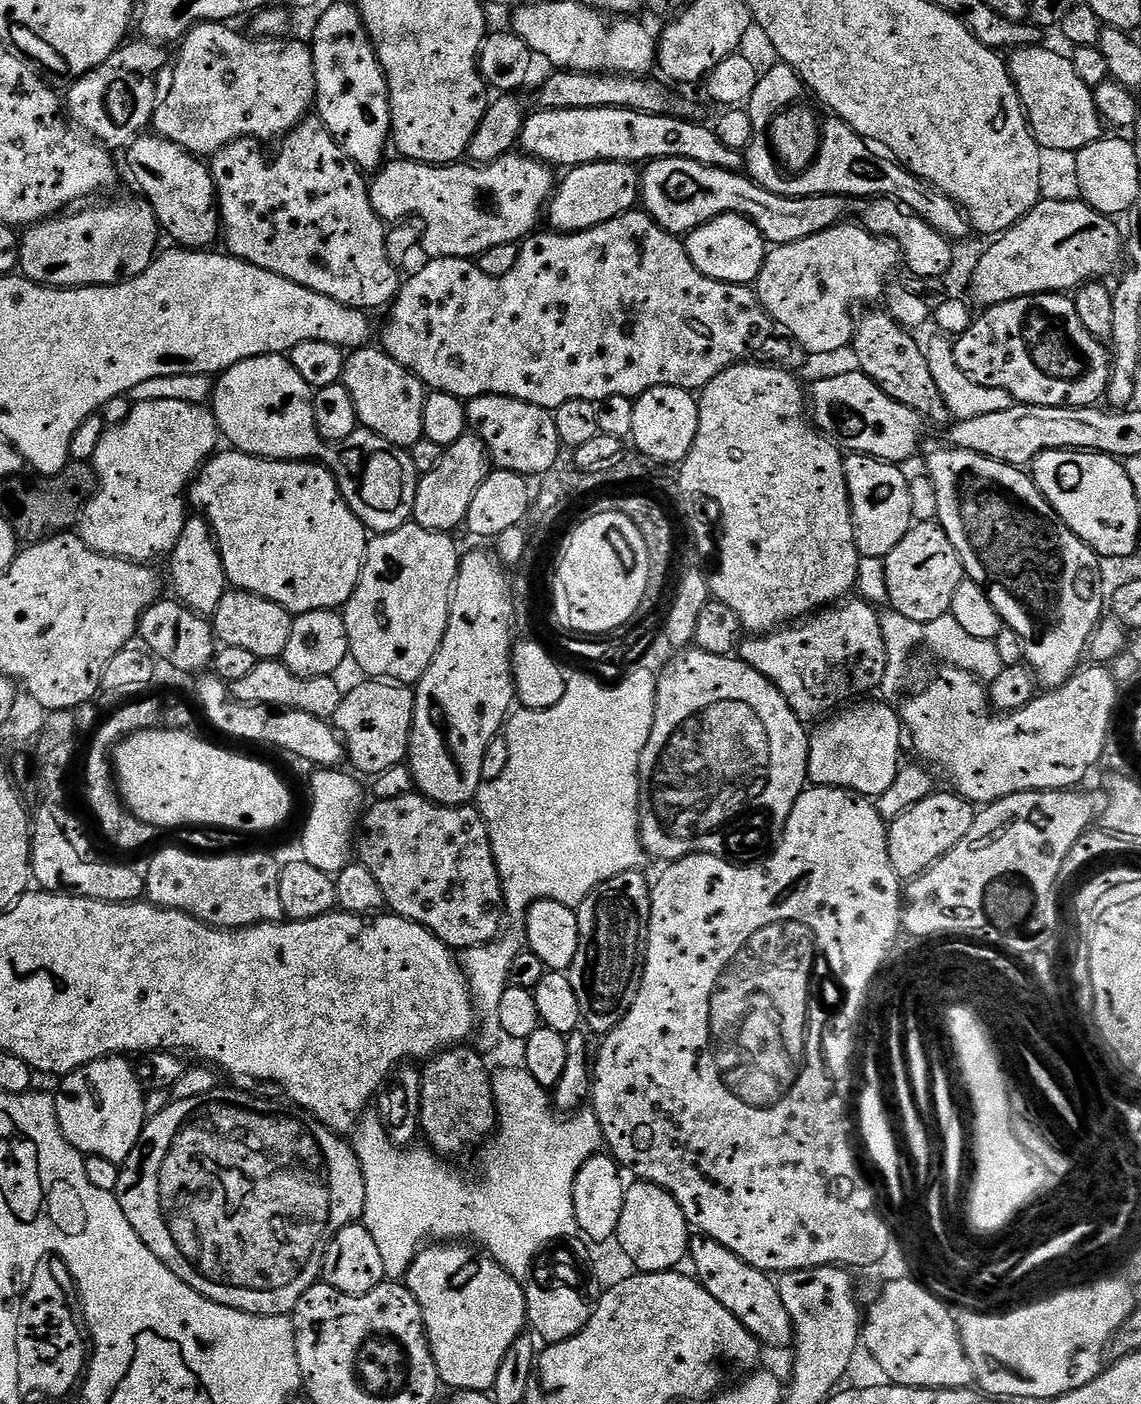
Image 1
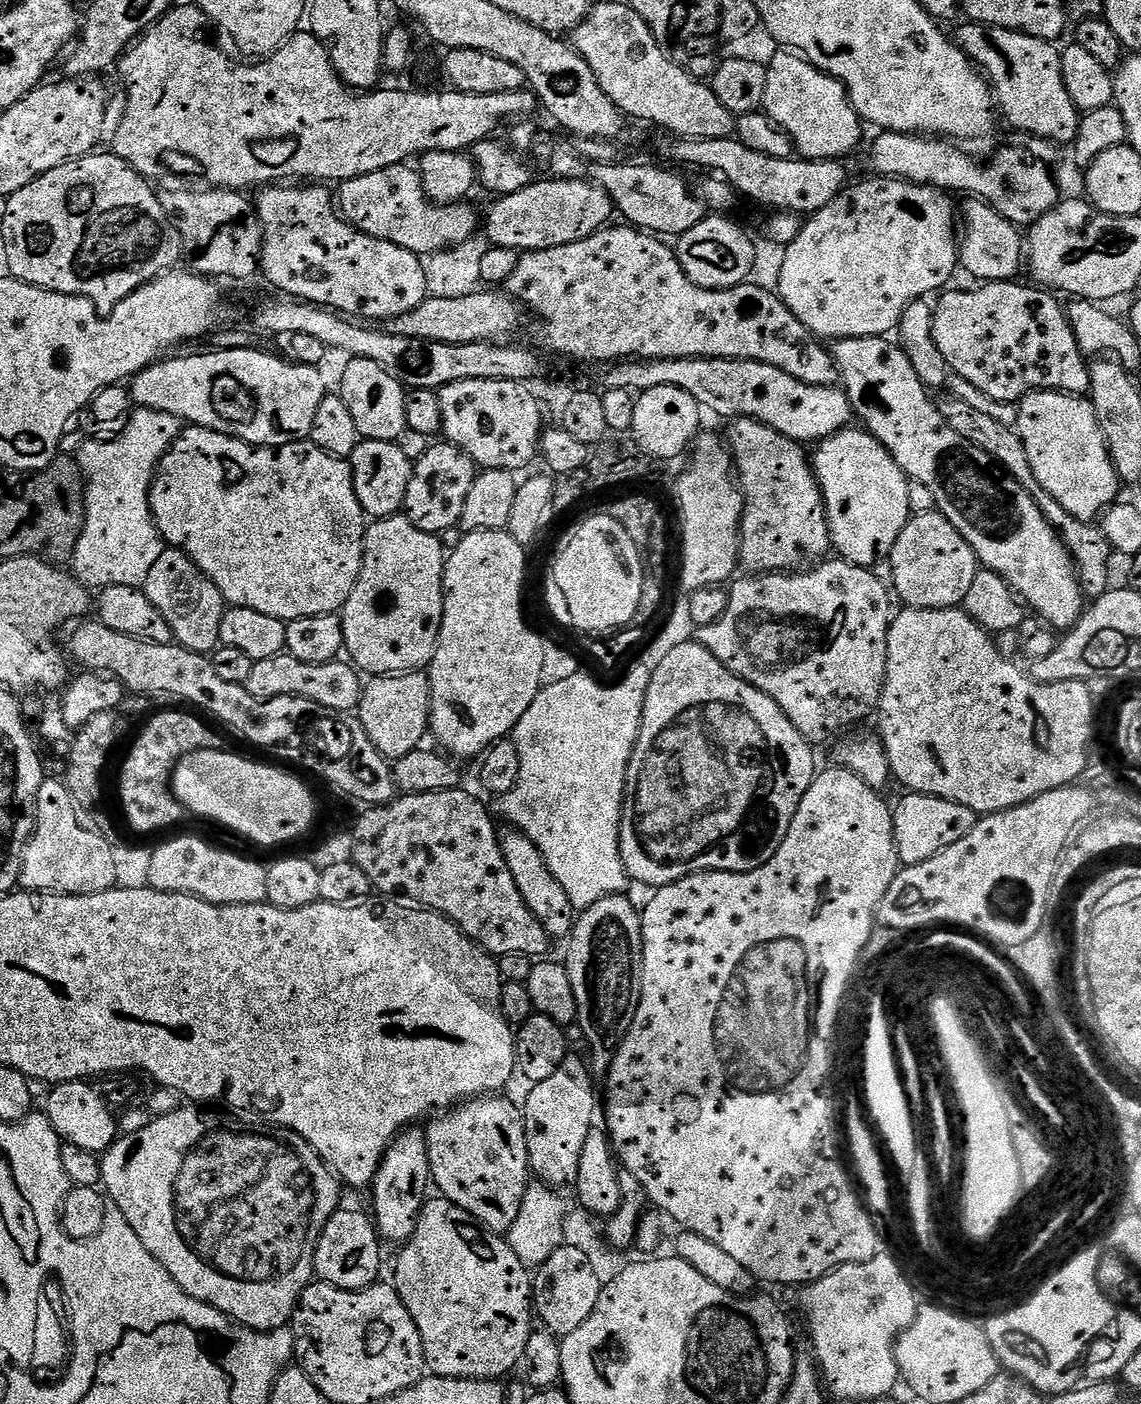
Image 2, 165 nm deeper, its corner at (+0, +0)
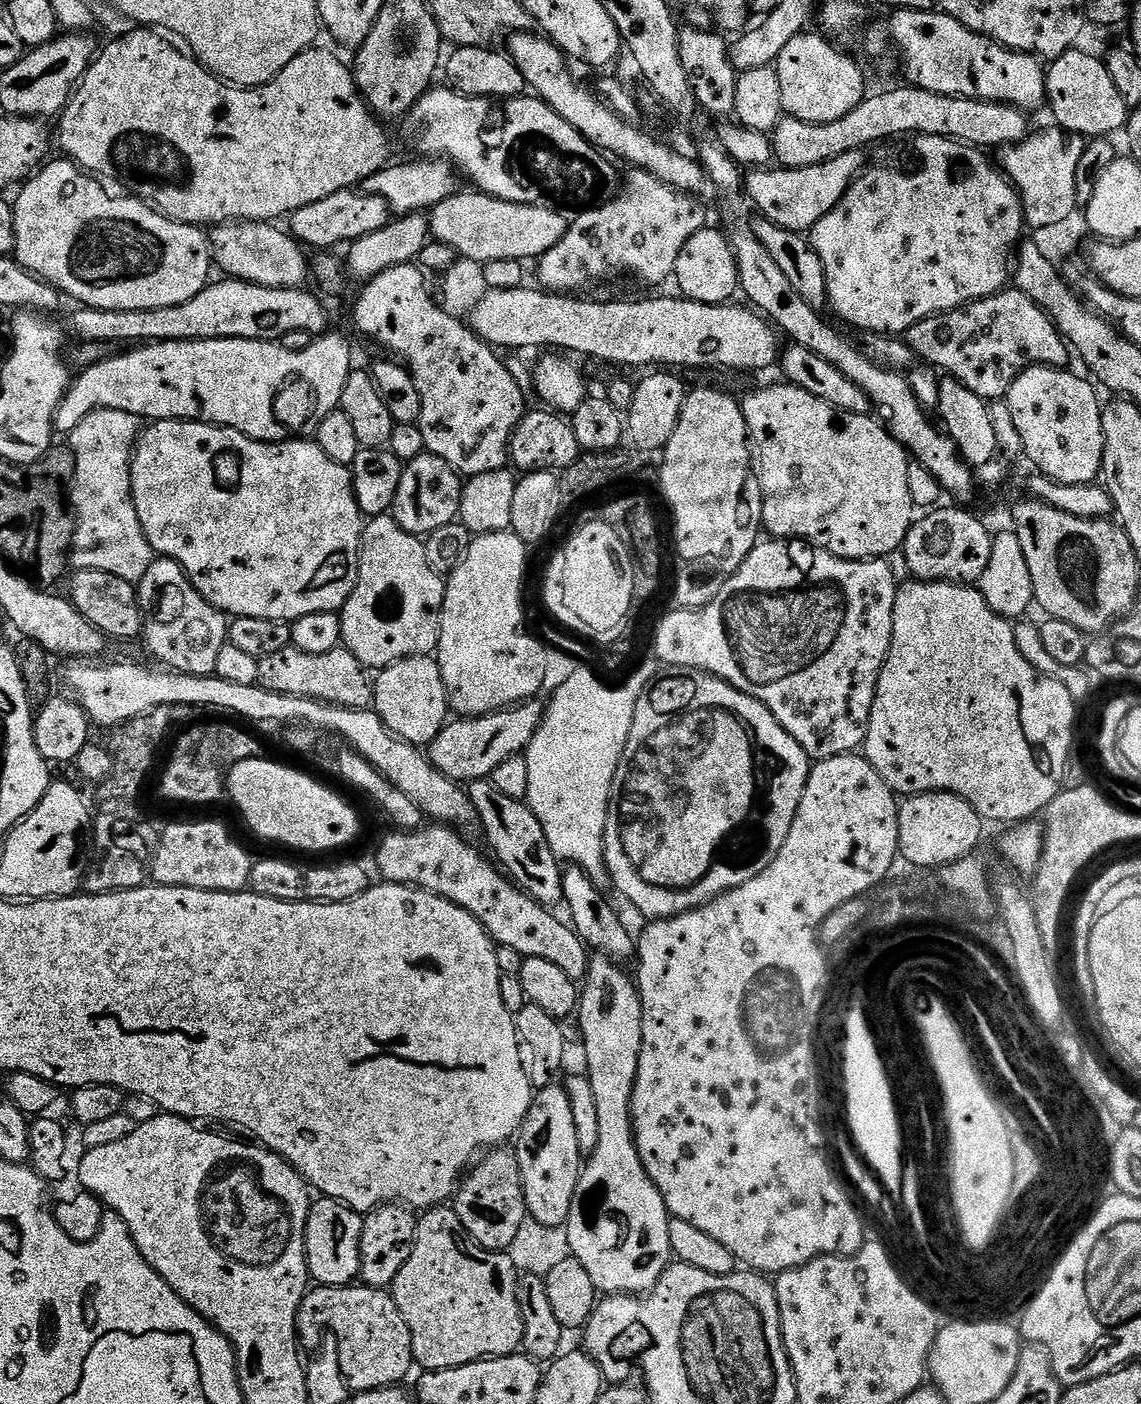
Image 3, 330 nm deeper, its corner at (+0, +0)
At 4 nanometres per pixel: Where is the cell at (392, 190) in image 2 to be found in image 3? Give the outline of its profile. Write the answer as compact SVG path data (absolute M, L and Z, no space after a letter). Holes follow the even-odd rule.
M345 190L338 194L330 194L330 198L322 198L322 202L310 202L310 206L302 206L290 213L292 220L291 235L309 249L332 250L335 244L347 246L353 240L366 234L374 234L374 230L382 230L390 222L390 209L386 201L363 190Z

